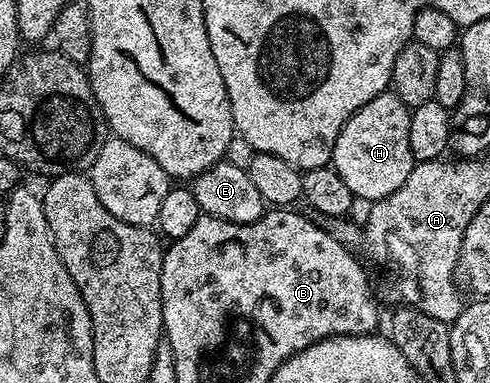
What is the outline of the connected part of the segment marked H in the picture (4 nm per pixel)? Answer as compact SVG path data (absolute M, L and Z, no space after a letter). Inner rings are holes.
M386 92L367 100L343 124L333 149L334 170L343 176L343 184L351 188L354 199L366 198L366 203L378 202L380 198L391 196L395 188L403 188L407 176L411 176L414 160L411 156L410 107L403 104L399 95Z

